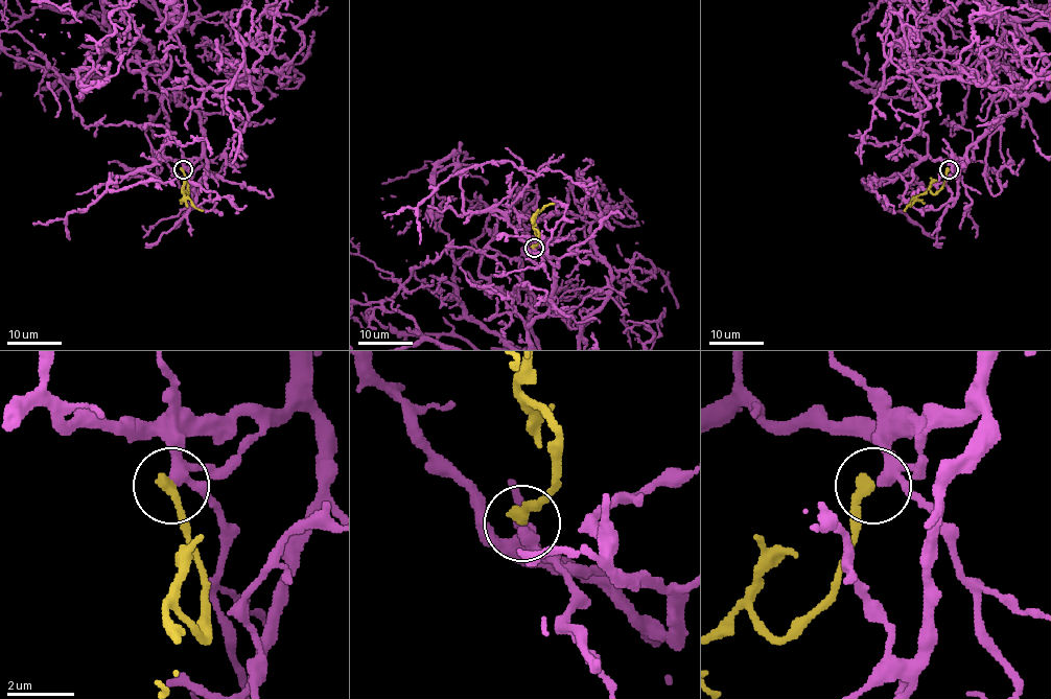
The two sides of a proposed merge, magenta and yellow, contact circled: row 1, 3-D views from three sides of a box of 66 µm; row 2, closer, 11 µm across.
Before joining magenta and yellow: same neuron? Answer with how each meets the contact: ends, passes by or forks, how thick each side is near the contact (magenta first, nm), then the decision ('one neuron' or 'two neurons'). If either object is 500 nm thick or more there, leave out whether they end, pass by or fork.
magenta forks; yellow ends; calibres 240 and 320 nm; one neuron

